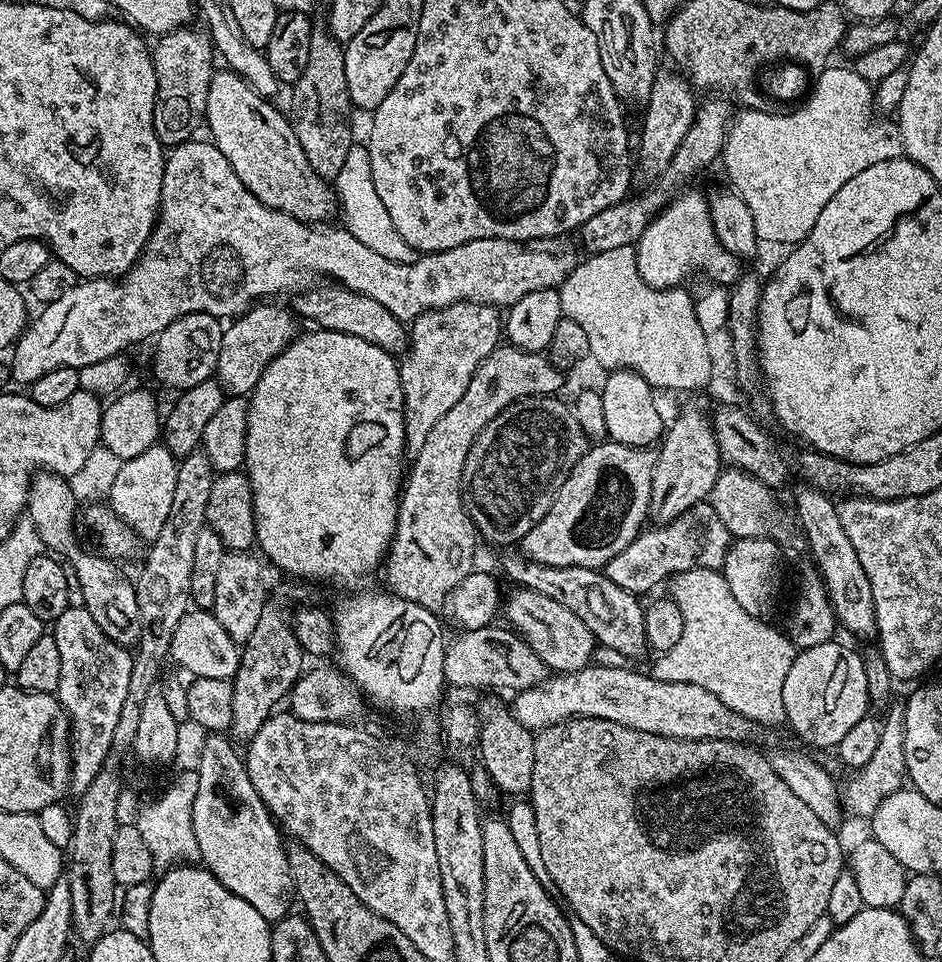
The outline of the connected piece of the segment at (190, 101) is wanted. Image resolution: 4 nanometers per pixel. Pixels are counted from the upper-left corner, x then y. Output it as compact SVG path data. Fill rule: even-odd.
M185 26L165 32L151 49L156 71L154 130L160 143L165 146L185 144L187 140L193 139L206 120L206 98L210 94L214 71L214 49L207 31L197 28Z

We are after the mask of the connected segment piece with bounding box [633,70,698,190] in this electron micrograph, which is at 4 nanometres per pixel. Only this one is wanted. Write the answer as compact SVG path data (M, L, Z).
M675 70L657 71L650 98L644 104L644 120L640 132L640 148L633 171L633 185L640 190L655 184L662 171L673 160L674 154L681 145L682 139L693 125L698 107L695 91L687 80Z

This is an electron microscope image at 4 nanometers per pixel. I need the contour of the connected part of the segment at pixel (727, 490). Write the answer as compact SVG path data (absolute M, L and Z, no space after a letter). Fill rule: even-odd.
M728 466L721 471L718 482L714 482L710 502L733 538L772 540L775 544L784 546L792 536L792 528L794 532L794 520L789 513L789 517L784 513L783 506L776 501L772 492L775 491L769 485L763 484L749 472Z

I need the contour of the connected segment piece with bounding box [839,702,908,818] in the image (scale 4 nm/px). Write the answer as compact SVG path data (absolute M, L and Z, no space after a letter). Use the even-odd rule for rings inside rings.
M893 702L888 705L882 716L880 725L880 741L874 750L874 755L866 766L853 771L852 776L839 789L840 799L847 815L864 816L871 818L874 810L890 794L894 794L898 789L905 787L908 771L906 770L906 742L904 734L906 732L906 710L903 703ZM885 715L885 716L884 716Z

